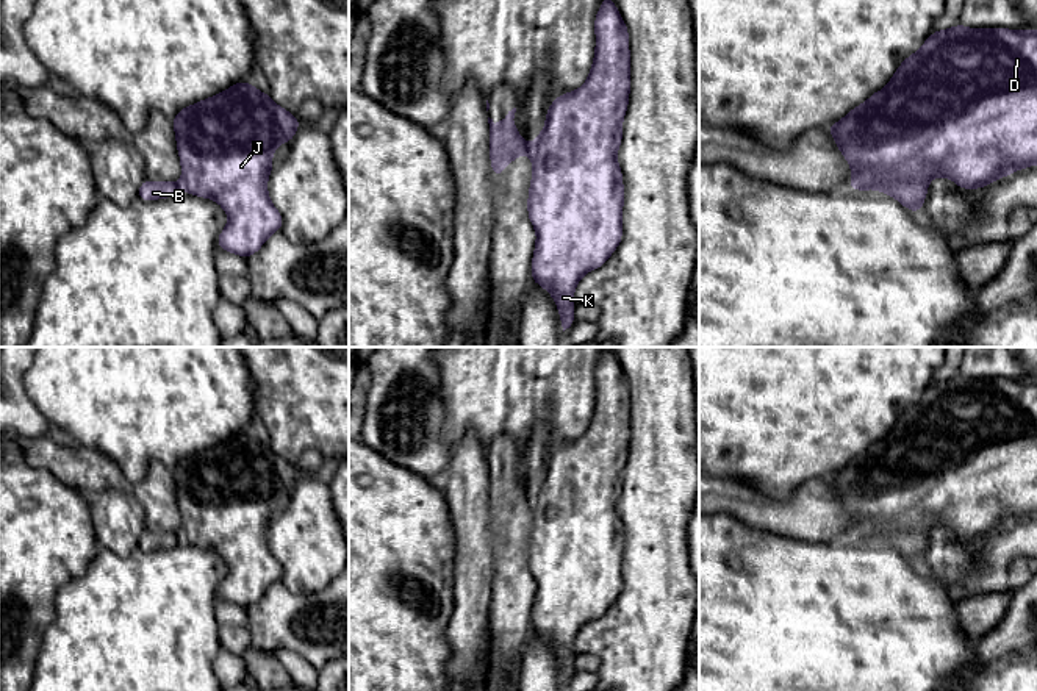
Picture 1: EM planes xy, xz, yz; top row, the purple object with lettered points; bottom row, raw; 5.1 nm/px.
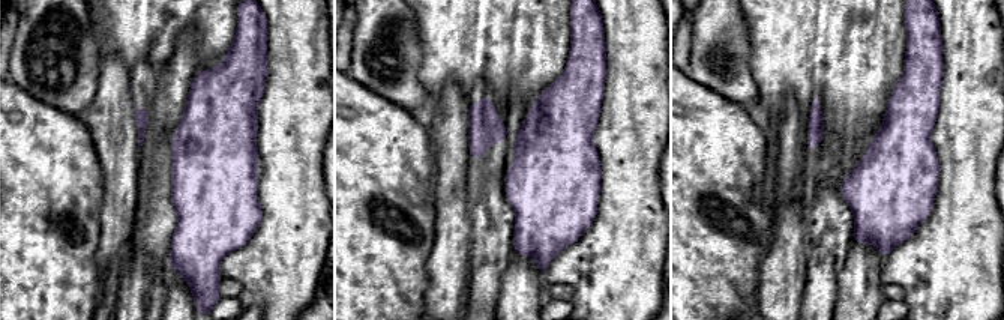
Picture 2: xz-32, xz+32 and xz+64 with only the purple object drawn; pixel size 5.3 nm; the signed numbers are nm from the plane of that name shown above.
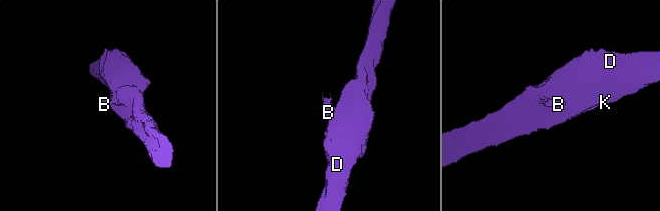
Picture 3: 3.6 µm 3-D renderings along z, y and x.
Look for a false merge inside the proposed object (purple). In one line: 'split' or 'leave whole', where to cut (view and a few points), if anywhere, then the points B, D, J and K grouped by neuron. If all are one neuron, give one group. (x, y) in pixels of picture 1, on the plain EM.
split | xz (531, 496), (532, 504) | B / D J K

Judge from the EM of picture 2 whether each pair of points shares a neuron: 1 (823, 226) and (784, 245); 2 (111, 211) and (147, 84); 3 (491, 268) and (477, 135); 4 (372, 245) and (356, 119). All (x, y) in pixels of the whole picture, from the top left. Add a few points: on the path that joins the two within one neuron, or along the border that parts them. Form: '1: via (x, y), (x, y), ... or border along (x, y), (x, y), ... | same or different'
1: border along (803, 212), (808, 271) | different
2: border along (131, 93), (134, 102) | different
3: via (491, 235), (491, 169) | same
4: via (356, 214), (356, 150) | same

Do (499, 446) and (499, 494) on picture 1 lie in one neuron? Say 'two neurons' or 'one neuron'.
one neuron

